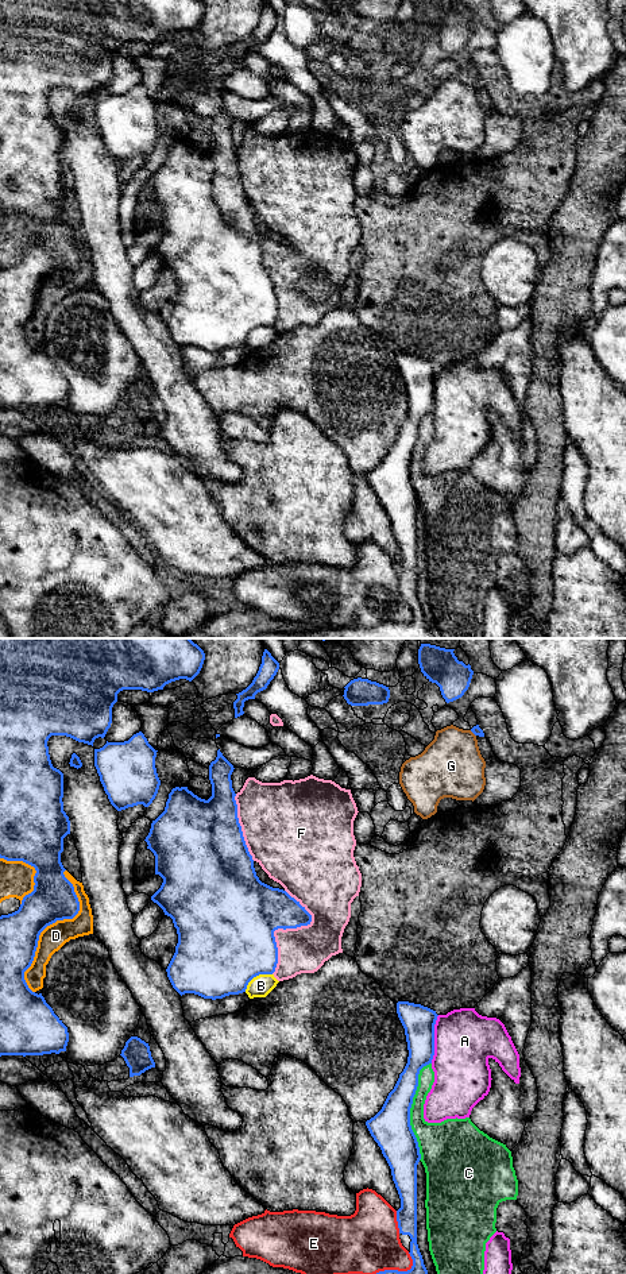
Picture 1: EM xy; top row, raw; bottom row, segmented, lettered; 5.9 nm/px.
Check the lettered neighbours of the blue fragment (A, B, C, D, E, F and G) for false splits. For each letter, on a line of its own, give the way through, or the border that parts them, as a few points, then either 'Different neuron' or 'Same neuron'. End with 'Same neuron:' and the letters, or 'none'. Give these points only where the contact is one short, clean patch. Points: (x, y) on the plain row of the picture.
A: Different neuron
B: Different neuron
C: Different neuron
D: Different neuron
E: Different neuron
F: Same neuron
G: Different neuron
Same neuron: F

